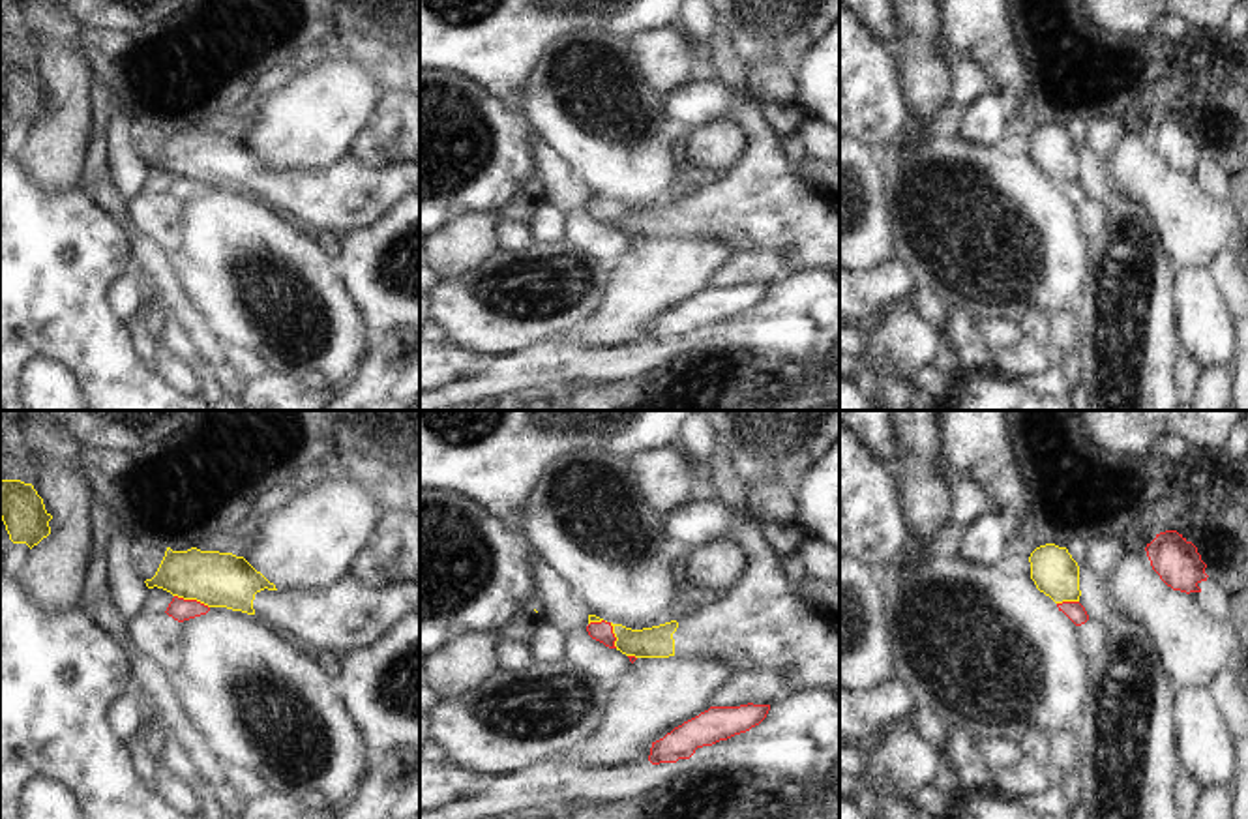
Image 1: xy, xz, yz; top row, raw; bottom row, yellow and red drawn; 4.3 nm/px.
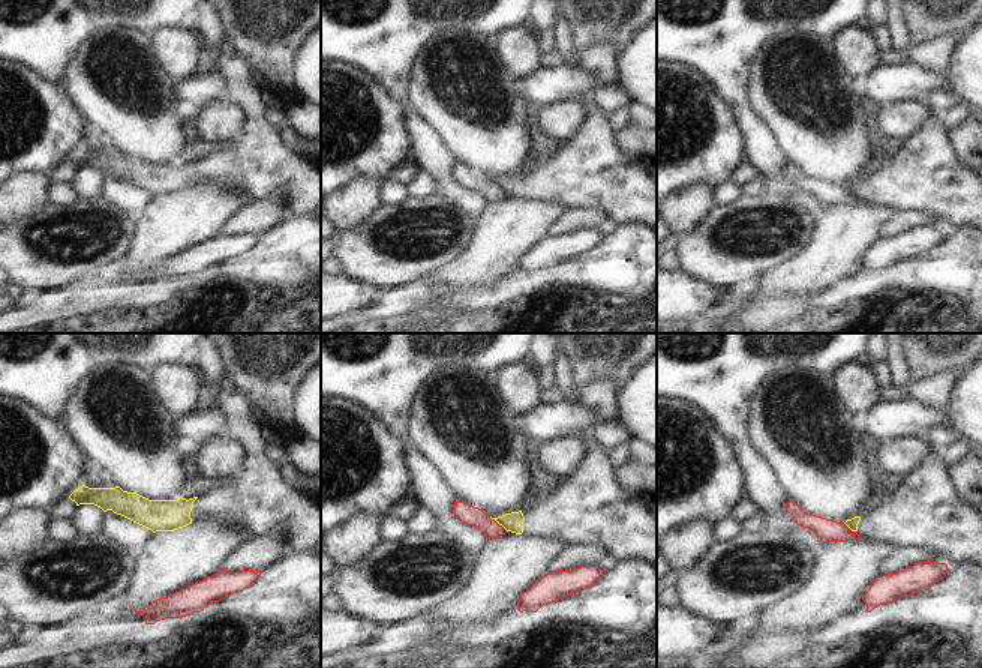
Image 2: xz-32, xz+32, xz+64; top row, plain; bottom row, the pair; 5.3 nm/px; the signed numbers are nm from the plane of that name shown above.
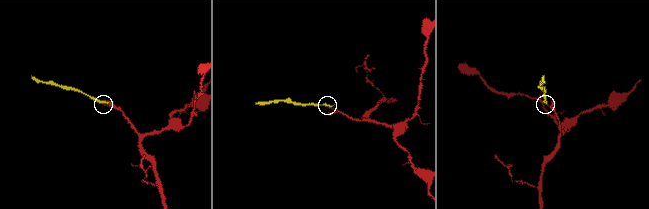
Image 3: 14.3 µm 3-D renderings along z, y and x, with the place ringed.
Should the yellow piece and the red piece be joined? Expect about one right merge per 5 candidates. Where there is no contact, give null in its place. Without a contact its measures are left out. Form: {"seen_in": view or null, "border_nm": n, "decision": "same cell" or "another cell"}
{"seen_in": "xy", "border_nm": 160, "decision": "another cell"}

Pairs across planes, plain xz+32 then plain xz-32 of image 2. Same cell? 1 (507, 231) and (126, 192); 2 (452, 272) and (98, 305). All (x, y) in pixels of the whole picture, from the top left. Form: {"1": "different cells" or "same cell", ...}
{"1": "different cells", "2": "different cells"}

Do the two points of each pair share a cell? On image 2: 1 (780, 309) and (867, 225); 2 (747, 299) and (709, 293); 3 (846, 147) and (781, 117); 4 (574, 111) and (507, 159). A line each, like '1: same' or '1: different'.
1: same
2: different
3: same
4: different

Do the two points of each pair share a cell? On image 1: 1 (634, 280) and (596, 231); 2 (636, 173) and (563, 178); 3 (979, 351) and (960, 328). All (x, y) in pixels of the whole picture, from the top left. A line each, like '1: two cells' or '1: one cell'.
1: two cells
2: two cells
3: one cell

